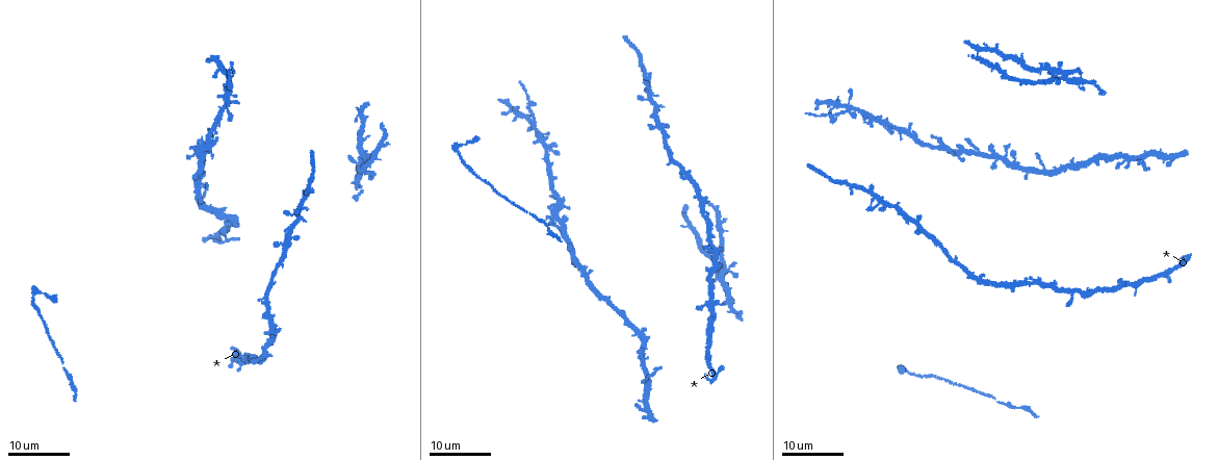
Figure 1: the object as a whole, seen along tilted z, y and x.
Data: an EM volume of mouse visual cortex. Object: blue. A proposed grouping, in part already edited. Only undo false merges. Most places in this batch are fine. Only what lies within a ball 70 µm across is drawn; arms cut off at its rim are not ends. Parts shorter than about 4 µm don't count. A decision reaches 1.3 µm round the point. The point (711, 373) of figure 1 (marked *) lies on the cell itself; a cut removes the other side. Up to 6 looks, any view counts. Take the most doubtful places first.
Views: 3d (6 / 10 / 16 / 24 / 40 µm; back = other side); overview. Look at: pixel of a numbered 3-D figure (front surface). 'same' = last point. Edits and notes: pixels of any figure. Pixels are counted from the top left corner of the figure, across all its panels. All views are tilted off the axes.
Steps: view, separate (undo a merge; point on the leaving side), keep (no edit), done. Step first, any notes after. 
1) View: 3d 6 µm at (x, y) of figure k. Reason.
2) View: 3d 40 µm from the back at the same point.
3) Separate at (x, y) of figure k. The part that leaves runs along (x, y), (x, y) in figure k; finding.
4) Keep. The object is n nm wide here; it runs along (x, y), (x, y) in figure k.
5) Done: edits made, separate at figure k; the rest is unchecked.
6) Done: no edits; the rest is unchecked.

View: 3d 16 µm at (848, 110) of figure 1. Four or more arms meet.

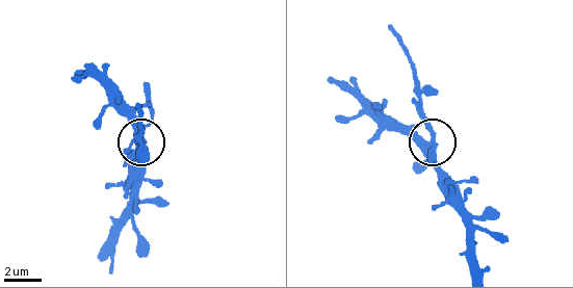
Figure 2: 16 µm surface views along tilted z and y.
View: 3d 6 µm at (426, 145) of figure 2. Zoom in.

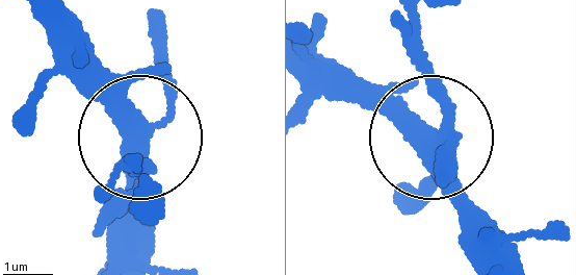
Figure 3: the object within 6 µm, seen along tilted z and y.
Keep. It runs along (141, 263), (140, 145), (83, 26) in figure 3; all the same cell.

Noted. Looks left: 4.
View: 3d 16 µm at (266, 355) of figure 1. Four-way junction.

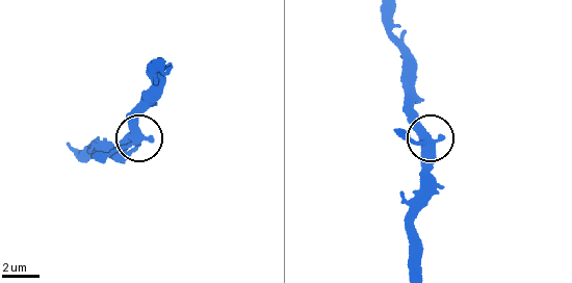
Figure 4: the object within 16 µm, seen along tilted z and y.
View: 3d 10 µm at (131, 141) of figure 4.

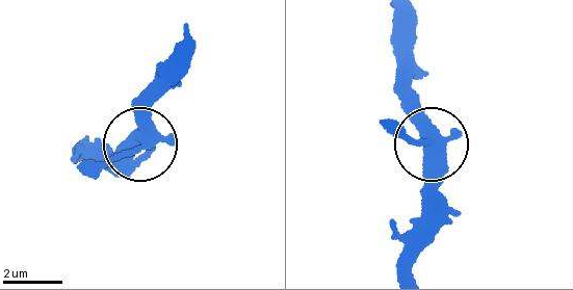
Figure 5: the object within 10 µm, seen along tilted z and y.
Keep. 4 arms meet here; one cell here.

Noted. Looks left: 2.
View: 3d 16 µm at (1137, 157) of figure 1. Side arm on a straight run.

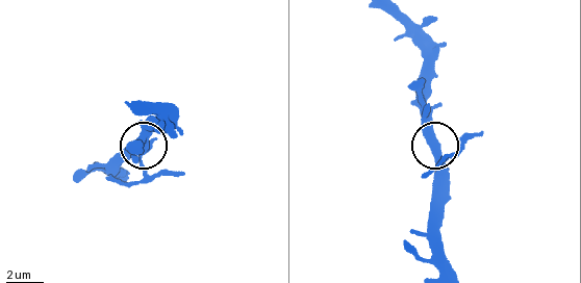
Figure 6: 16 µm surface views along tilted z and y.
View: 3d 6 µm at (436, 149) of figure 6.

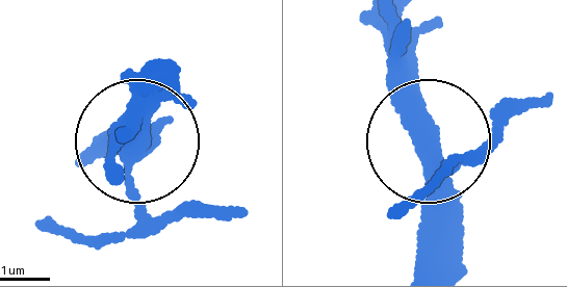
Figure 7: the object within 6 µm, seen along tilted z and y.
Keep. One cell here.

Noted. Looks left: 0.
Done: no edits; the rest is unchecked.

